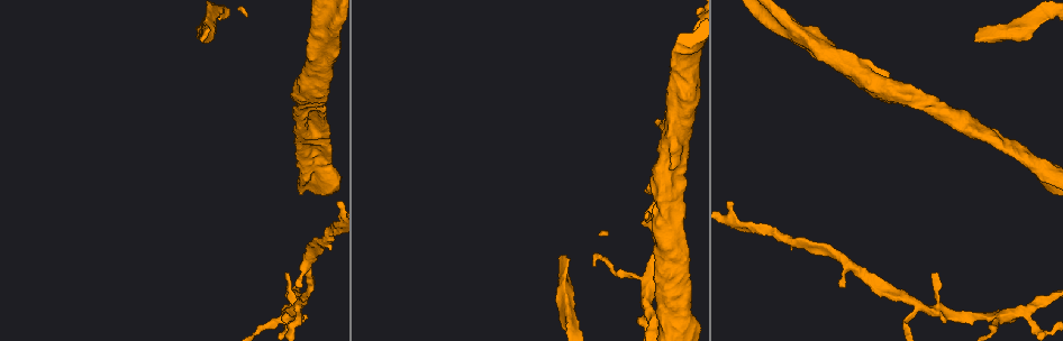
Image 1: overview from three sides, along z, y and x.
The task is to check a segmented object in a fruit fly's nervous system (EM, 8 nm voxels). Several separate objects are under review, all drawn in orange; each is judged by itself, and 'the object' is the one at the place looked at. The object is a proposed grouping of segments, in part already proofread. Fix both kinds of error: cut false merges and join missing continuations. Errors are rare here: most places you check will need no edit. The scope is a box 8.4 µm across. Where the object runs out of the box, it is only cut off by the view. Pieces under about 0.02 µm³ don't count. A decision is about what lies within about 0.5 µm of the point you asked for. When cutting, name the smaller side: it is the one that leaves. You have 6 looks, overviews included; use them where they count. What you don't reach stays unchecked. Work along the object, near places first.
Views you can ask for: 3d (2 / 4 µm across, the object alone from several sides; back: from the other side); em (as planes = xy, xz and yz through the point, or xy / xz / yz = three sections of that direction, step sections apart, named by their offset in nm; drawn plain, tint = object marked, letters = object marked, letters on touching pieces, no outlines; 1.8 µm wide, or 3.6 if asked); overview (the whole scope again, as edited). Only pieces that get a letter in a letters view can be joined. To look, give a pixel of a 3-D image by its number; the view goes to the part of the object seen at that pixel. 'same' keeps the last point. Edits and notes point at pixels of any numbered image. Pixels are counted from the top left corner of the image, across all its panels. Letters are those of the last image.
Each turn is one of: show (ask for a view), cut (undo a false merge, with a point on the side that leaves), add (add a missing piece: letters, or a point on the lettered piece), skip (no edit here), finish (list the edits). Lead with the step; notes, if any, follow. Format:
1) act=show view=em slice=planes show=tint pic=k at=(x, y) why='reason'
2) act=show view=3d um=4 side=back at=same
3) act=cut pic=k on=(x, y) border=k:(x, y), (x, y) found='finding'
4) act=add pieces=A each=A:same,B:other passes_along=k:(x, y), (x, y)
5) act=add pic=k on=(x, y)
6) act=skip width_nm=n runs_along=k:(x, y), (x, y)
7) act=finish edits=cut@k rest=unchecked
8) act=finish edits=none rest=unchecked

act=show view=3d um=4 pic=1 at=(304, 118) why='thick turns thin'

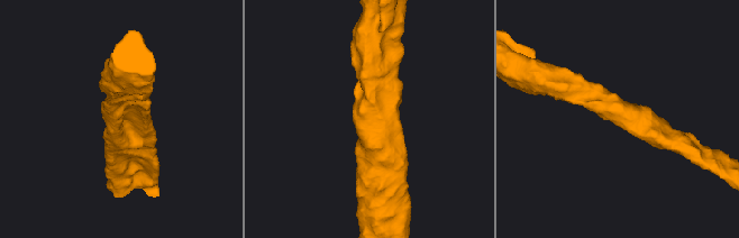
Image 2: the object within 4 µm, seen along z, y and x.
act=show view=em slice=planes show=tint pic=2 at=(113, 114) why='shape alone is not enough'

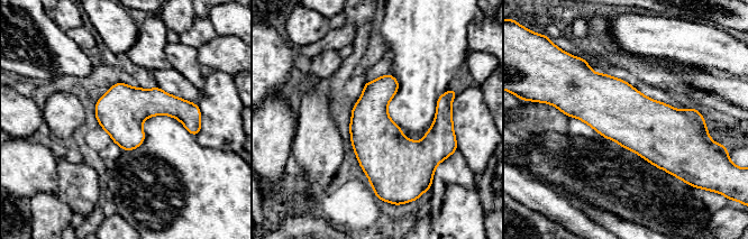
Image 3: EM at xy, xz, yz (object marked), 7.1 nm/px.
act=show view=em slice=planes show=letters at=same

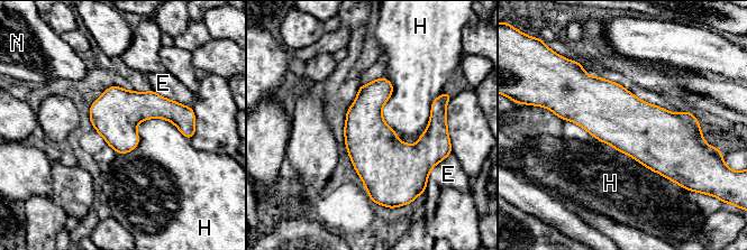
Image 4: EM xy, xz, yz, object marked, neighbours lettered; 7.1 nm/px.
act=skip each=E:other,H:other,N:other border=4:(383, 76), (382, 119), (413, 145) found='continuous, no second neuron'

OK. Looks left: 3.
act=show view=em slice=planes show=letters pic=1 at=(1037, 164)

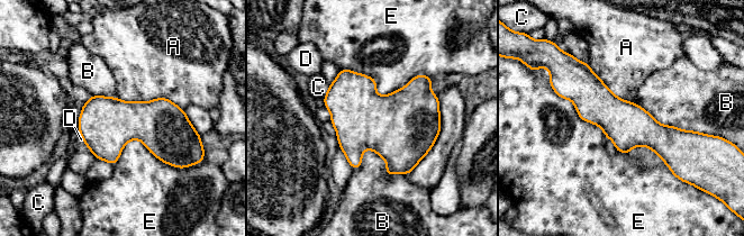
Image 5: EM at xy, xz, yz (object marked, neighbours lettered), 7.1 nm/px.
act=skip each=A:other,B:other,C:other,D:other,E:other runs_along=5:(562, 93), (689, 136) found='continuous, no second neuron'

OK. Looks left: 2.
act=show view=3d um=4 pic=1 at=(202, 40) why='free end'

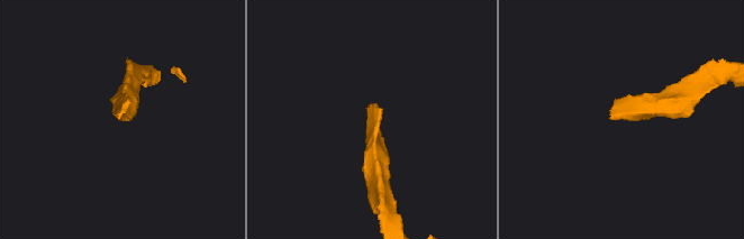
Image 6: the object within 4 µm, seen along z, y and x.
act=show view=em um=3.6 slice=planes show=letters pic=6 at=(610, 119)

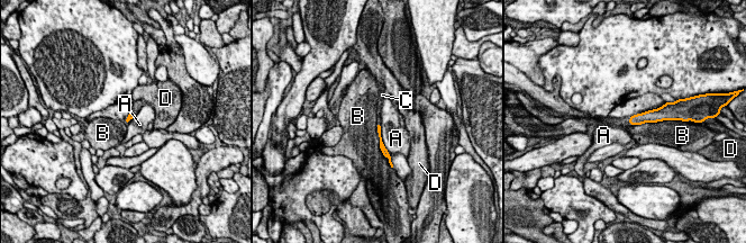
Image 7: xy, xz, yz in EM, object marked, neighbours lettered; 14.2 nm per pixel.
act=add pieces=C each=A:other,B:other,C:same,D:other passes_along=7:(130, 115), (133, 114), (137, 105) found='the neuron continues'

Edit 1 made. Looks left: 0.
act=finish edits=add@7 rest=unchecked

